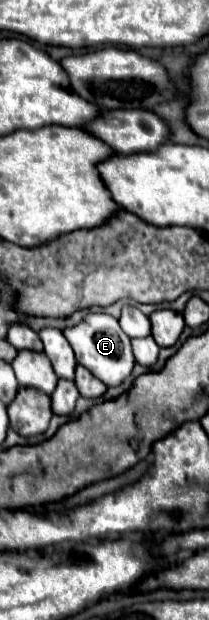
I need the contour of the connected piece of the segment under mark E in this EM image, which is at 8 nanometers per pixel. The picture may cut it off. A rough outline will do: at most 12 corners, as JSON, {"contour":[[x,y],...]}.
{"contour":[[109,314],[63,330],[75,358],[105,386],[135,366],[131,340]]}

